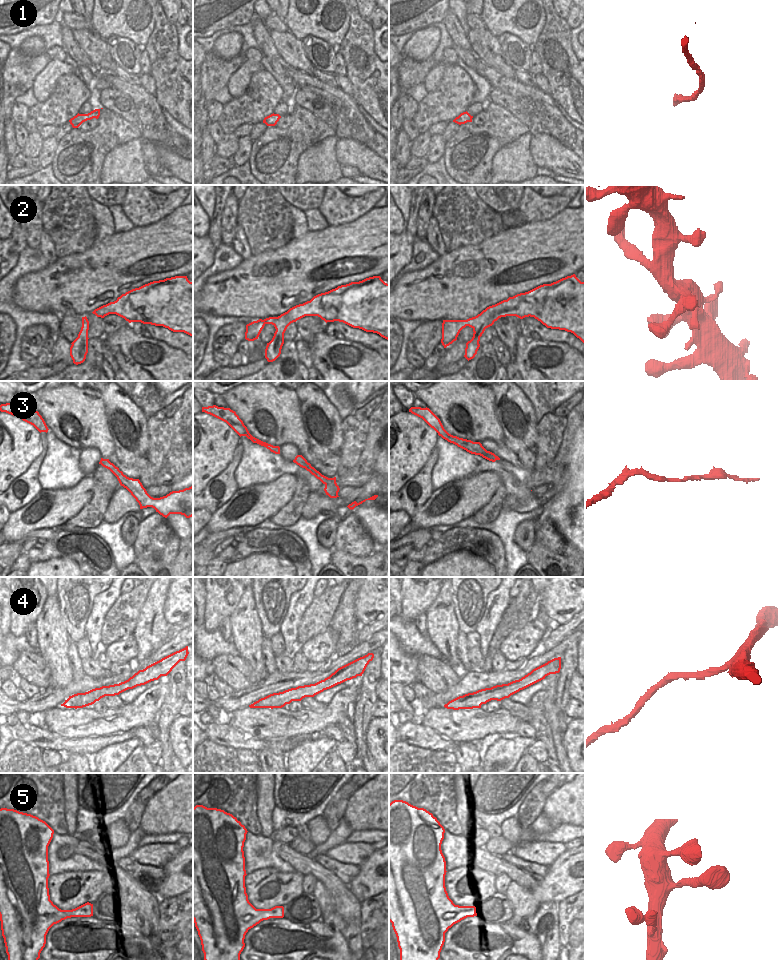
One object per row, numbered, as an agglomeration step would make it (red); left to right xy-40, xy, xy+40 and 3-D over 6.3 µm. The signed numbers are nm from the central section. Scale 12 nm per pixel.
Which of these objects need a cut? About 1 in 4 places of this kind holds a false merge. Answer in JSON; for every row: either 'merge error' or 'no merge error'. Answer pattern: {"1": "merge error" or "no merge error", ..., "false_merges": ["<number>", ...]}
{"1": "no merge error", "2": "no merge error", "3": "no merge error", "4": "no merge error", "5": "no merge error", "false_merges": []}

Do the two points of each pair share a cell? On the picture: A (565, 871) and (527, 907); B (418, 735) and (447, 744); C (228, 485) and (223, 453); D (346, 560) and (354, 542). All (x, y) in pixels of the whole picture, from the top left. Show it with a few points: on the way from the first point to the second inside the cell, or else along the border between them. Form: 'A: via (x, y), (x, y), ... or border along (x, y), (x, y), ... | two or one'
A: via (556, 880), (536, 898) | one
B: via (425, 737), (440, 742) | one
C: border along (236, 448), (231, 462), (206, 483) | two
D: border along (332, 549), (353, 555), (372, 553) | two

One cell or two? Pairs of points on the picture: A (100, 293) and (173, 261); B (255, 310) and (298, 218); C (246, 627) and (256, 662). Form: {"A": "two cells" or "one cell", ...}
{"A": "one cell", "B": "two cells", "C": "one cell"}

